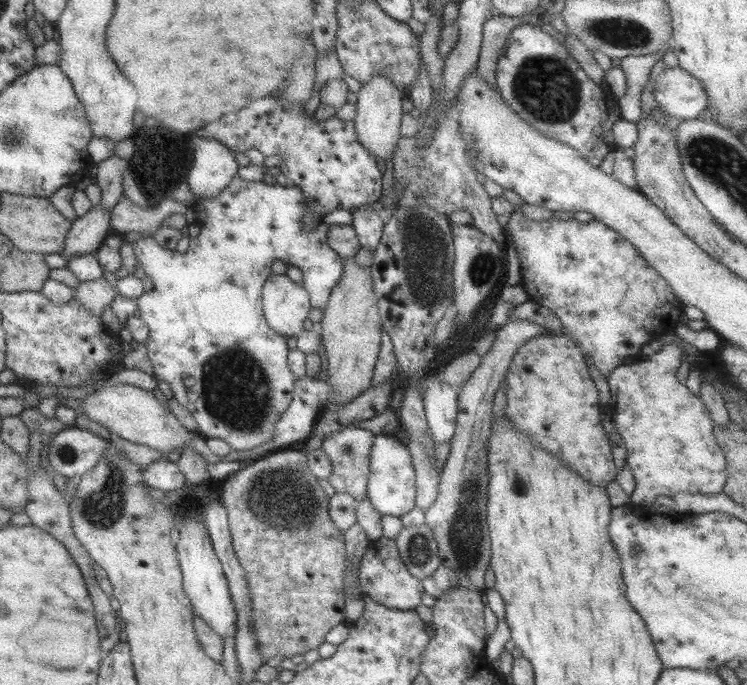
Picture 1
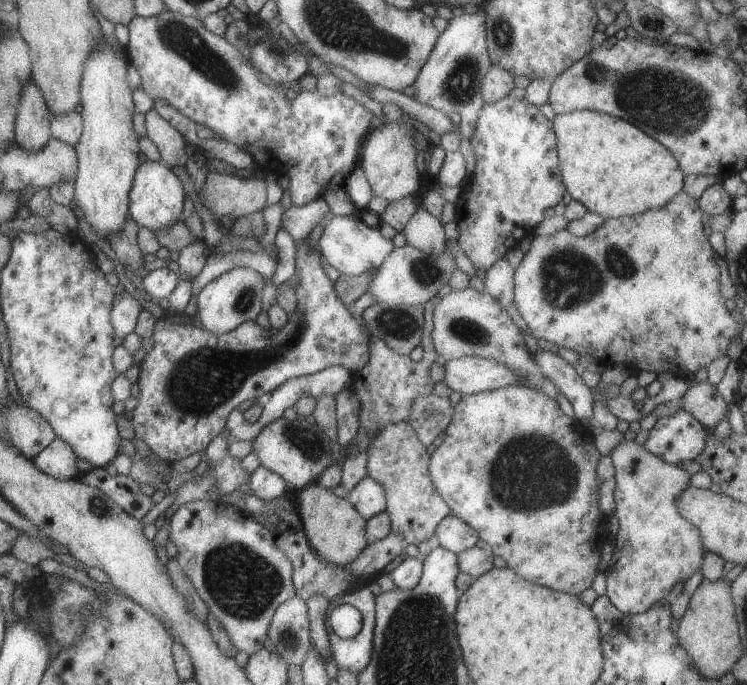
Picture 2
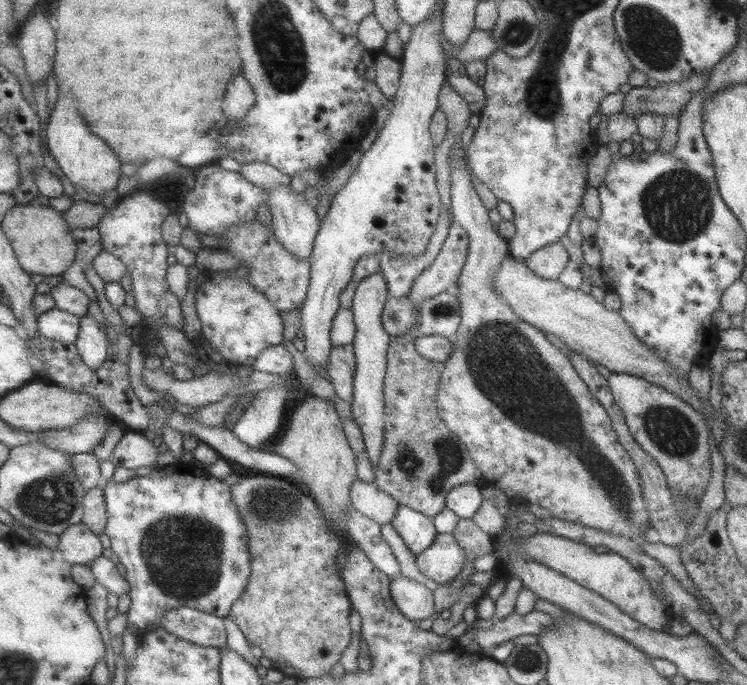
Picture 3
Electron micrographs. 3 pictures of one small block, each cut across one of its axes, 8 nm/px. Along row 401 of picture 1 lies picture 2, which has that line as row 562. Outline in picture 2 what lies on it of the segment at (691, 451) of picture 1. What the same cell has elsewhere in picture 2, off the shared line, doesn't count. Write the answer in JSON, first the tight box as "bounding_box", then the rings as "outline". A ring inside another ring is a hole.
{"bounding_box":[603,435,703,614],"outline":[[[626,435],[611,450],[610,458],[615,468],[614,516],[618,520],[618,532],[613,540],[615,552],[610,558],[610,566],[603,572],[606,578],[605,596],[621,613],[641,614],[647,612],[658,600],[664,600],[671,588],[678,582],[685,582],[703,564],[703,544],[699,530],[685,520],[677,510],[677,498],[683,490],[691,487],[691,475],[680,465],[669,464],[659,456],[647,452],[630,435]]]}

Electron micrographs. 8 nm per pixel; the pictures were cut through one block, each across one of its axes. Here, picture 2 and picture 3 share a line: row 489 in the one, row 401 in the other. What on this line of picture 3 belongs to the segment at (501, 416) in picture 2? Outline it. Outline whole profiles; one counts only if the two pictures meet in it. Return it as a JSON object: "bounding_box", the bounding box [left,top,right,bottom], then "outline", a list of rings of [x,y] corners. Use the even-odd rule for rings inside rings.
{"bounding_box":[437,137,649,540],"outline":[[[460,137],[452,143],[449,159],[452,221],[465,230],[469,242],[457,280],[460,323],[451,342],[455,351],[448,356],[437,381],[437,416],[446,430],[465,444],[479,478],[486,485],[502,490],[510,501],[517,505],[536,504],[559,520],[579,522],[587,528],[638,540],[647,528],[649,517],[637,469],[617,440],[605,409],[577,375],[567,355],[546,340],[546,333],[519,320],[492,290],[492,272],[510,253],[507,239],[493,230],[488,209],[472,188]]]}

